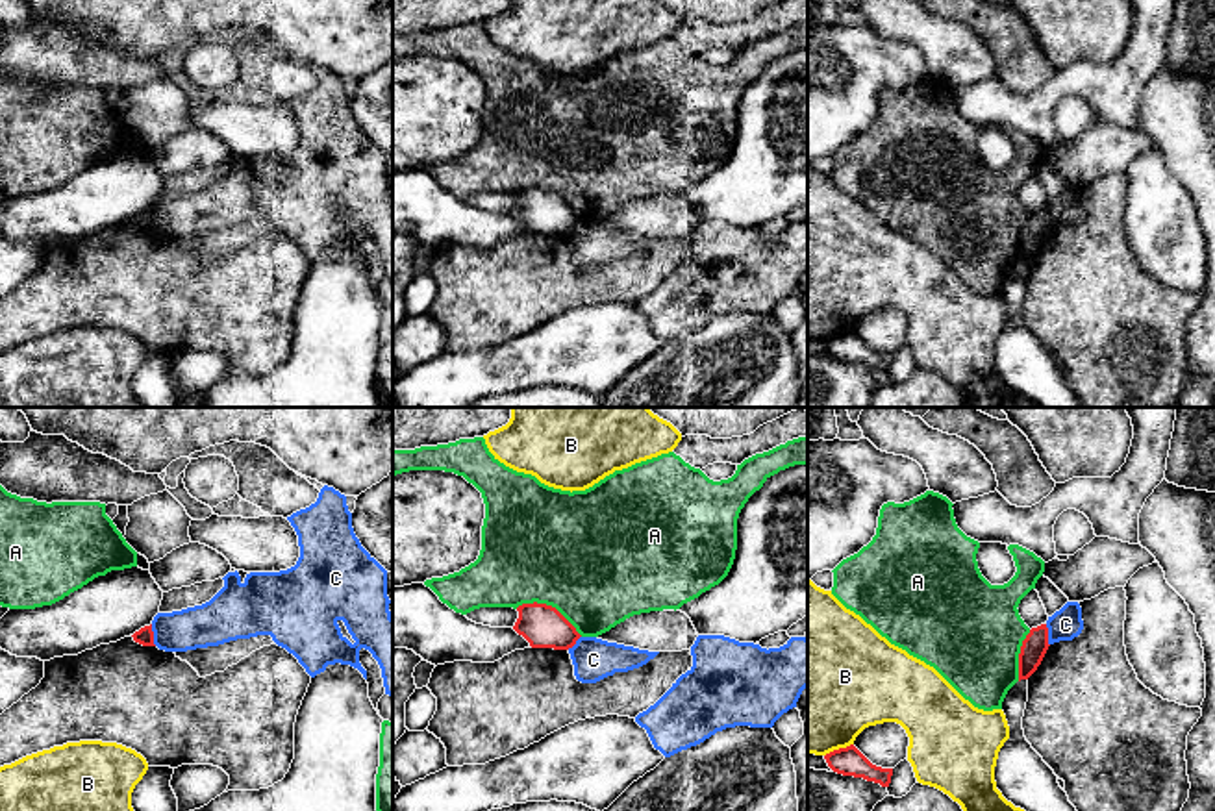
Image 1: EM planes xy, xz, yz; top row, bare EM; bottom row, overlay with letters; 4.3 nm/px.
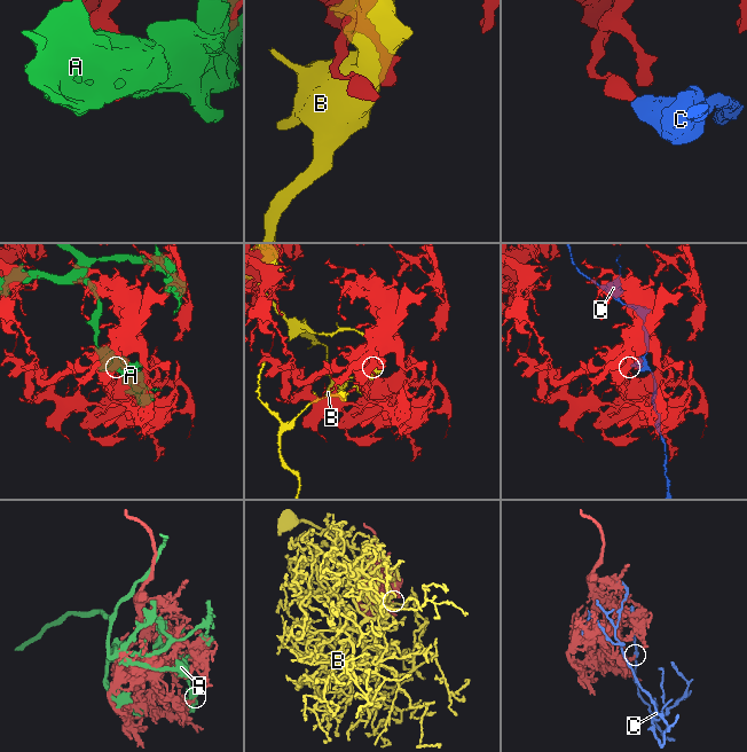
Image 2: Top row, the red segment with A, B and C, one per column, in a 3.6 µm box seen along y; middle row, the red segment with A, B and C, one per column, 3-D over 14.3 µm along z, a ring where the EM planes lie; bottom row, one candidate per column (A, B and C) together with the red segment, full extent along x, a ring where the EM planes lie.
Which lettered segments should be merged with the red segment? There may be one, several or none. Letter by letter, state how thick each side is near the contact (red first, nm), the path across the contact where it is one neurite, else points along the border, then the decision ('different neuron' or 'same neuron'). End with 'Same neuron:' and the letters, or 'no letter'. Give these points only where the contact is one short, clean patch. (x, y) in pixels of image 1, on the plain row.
A: 190 nm thick on the red side, 500 nm on the other; different neuron
B: 130 nm thick on the red side, 500 nm on the other; different neuron
C: 80 nm thick on the red side, 190 nm on the other; border along xy (150, 210), (156, 230); different neuron
Same neuron: no letter

